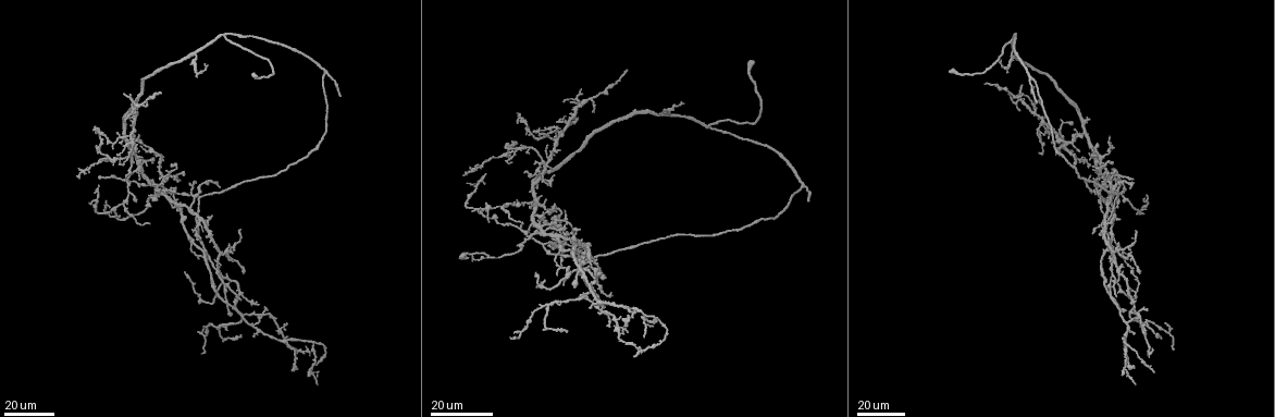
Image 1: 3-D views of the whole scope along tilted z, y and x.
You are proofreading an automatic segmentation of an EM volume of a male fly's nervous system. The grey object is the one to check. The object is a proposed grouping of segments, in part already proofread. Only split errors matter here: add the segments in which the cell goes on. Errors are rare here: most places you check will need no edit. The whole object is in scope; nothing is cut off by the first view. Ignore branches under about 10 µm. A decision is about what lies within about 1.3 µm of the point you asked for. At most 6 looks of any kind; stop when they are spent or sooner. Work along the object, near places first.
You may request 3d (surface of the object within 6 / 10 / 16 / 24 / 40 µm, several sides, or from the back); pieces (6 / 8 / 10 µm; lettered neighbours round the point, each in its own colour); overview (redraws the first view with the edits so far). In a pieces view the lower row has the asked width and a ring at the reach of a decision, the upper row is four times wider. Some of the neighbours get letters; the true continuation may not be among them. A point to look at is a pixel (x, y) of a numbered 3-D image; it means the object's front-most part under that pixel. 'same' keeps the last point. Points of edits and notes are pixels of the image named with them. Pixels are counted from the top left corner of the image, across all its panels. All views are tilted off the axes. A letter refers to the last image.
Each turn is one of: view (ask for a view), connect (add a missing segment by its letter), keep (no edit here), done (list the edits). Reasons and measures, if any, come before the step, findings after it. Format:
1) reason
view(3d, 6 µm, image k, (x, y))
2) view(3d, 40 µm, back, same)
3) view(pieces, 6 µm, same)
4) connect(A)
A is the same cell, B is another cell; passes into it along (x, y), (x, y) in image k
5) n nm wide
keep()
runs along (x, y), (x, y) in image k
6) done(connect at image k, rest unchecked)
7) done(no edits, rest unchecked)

an open end
view(3d, 24 µm, image 1, (807, 200))

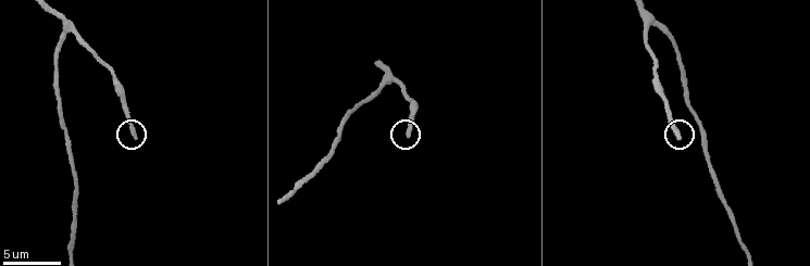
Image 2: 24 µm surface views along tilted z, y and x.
view(pieces, 6 µm, image 2, (137, 135))

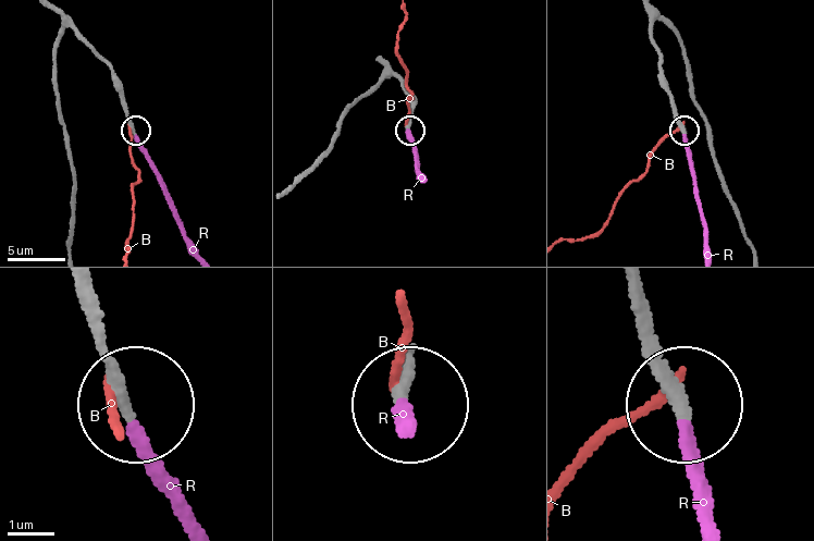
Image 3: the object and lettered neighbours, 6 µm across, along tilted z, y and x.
260 nm wide
connect(R)
R is the same cell, B is another cell; passes into it along (123, 103), (138, 148), (162, 188), (187, 249) in image 3; the cell continues

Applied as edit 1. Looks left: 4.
view(overview)

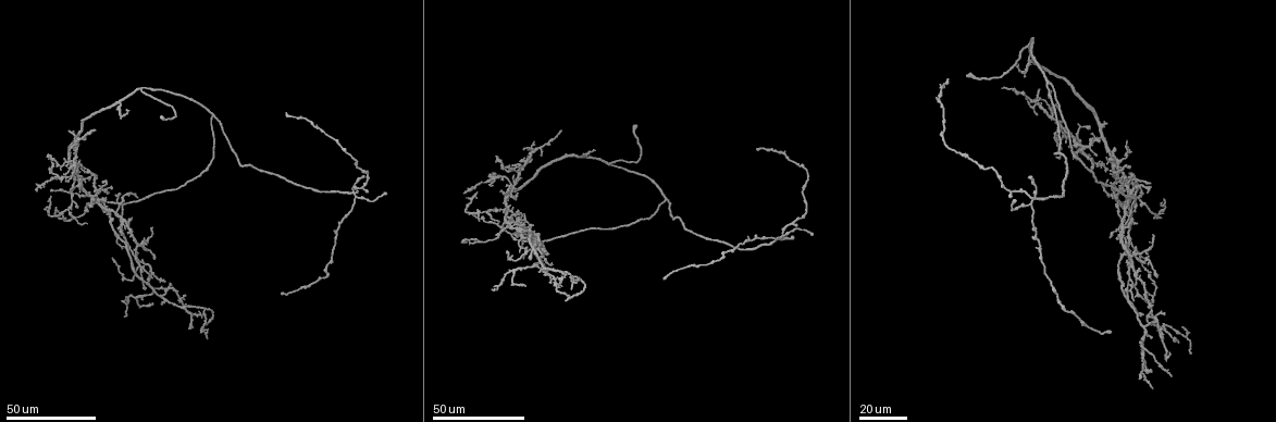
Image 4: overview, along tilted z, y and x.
branch stops here
view(3d, 24 µm, image 4, (125, 110))

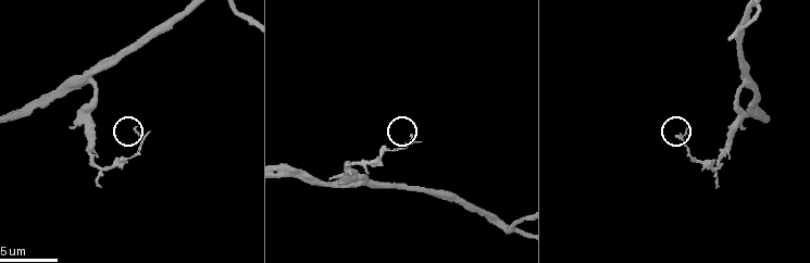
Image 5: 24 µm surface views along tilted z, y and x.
view(pieces, 10 µm, image 5, (136, 127))

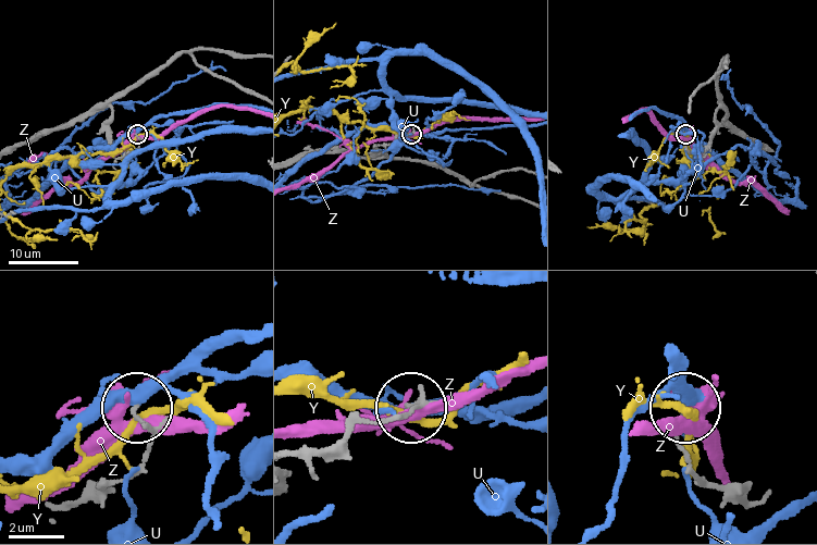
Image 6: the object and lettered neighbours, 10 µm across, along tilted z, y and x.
keep()
U, Y and Z are other cells; runs along (351, 432), (419, 408), (408, 406) in image 6; none of them fits

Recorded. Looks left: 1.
done(connect at image 3, rest unchecked)

